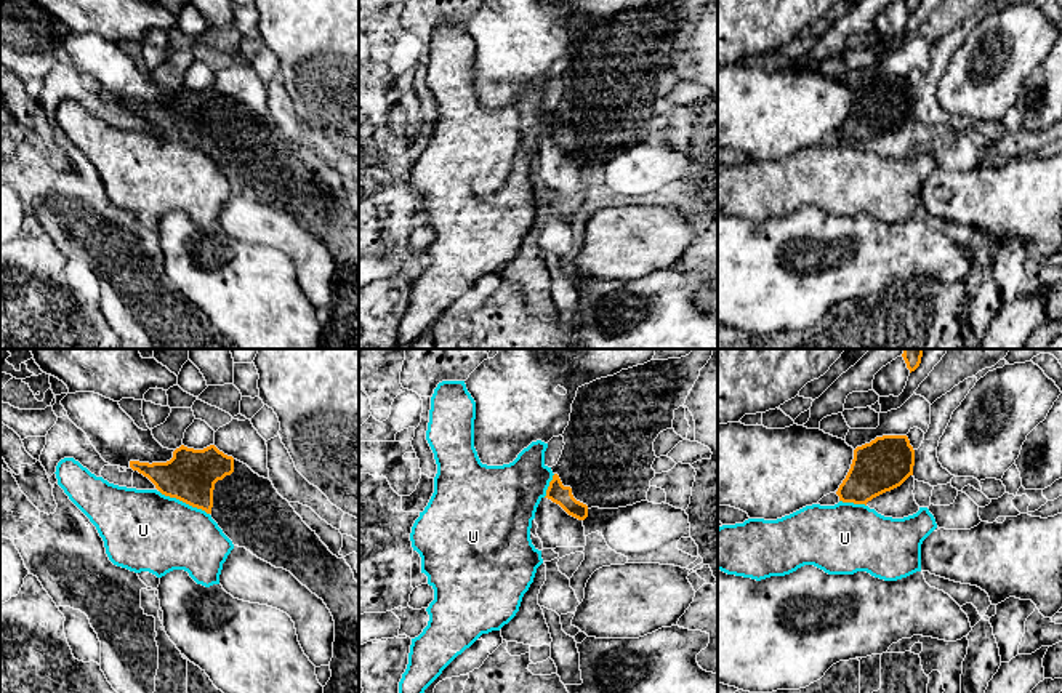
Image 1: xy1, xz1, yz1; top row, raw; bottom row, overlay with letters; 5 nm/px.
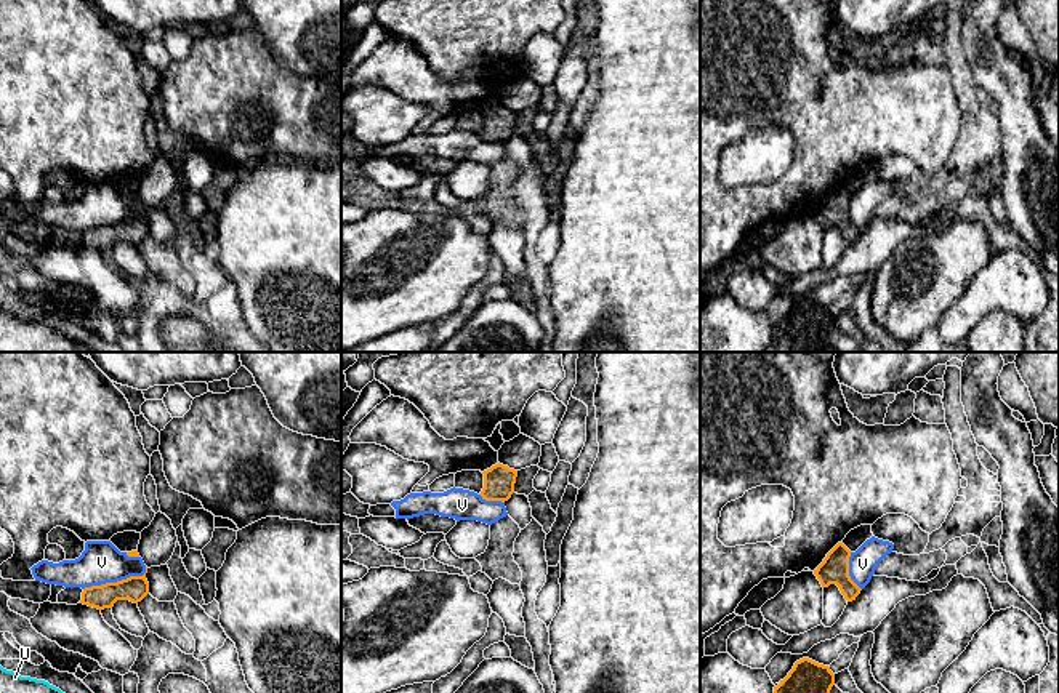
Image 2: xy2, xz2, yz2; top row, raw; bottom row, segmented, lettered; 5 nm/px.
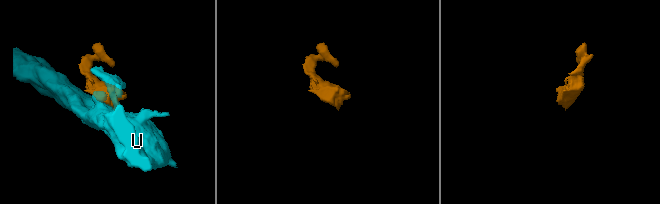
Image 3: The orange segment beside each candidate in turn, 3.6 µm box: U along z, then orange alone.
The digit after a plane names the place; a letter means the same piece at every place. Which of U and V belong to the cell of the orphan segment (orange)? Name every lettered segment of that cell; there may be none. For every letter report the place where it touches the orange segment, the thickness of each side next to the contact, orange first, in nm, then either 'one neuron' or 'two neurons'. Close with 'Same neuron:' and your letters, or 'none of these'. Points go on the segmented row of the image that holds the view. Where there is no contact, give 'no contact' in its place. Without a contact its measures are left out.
U: meets orange in xy1 at (185, 501); 260 nm thick on the orange side, 400 nm on the other; two neurons
V: meets orange in xy2 at (117, 581); 130 nm thick on the orange side, 220 nm on the other; two neurons
Same neuron: none of these

